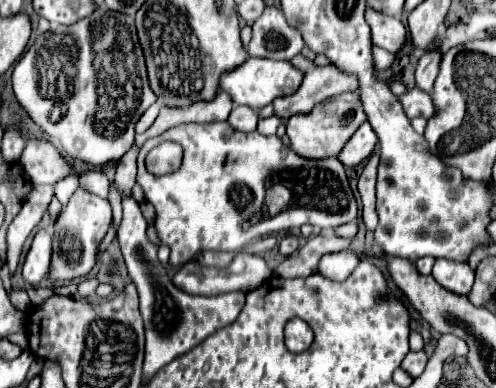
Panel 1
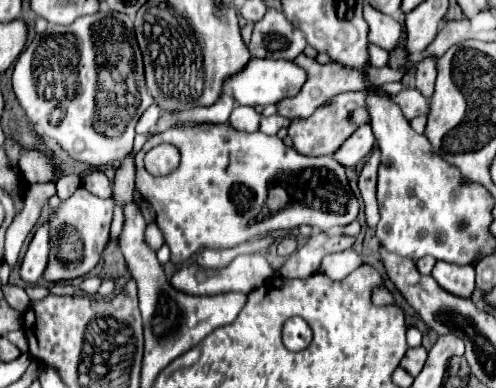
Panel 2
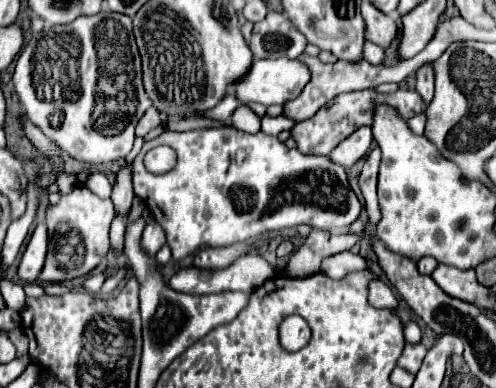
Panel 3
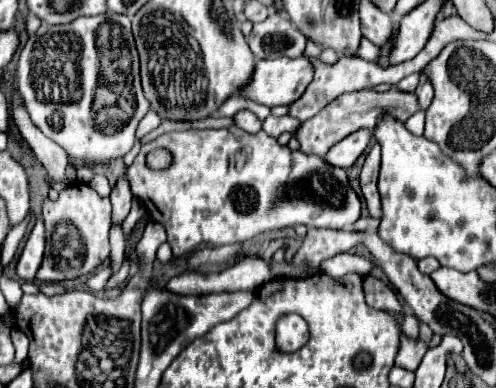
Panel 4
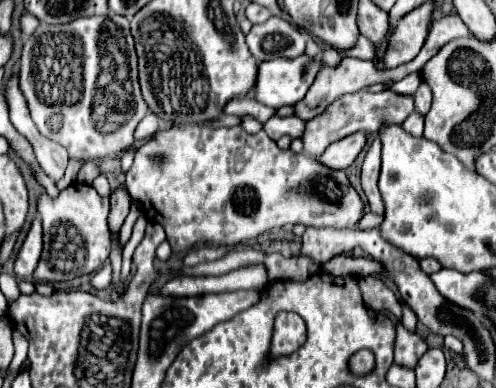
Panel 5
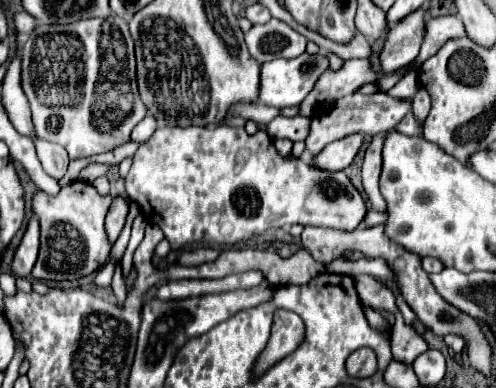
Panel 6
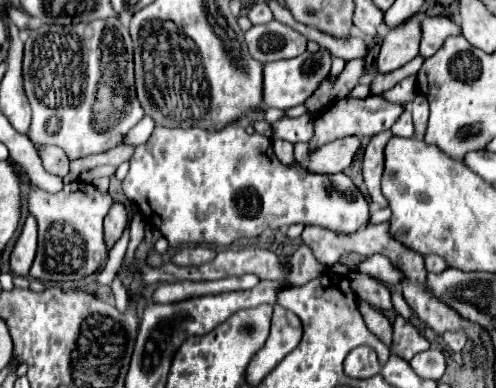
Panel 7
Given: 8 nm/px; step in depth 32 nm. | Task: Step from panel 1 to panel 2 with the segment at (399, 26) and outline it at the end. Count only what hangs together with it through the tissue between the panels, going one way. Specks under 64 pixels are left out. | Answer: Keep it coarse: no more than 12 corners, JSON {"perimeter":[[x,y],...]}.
{"perimeter":[[364,4],[368,40],[392,50],[404,34],[398,20]]}

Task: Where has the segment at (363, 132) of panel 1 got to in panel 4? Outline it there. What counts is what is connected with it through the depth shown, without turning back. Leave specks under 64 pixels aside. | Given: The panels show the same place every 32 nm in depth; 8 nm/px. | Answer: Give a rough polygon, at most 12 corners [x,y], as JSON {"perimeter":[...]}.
{"perimeter":[[368,130],[334,144],[324,162],[350,168],[366,150]]}

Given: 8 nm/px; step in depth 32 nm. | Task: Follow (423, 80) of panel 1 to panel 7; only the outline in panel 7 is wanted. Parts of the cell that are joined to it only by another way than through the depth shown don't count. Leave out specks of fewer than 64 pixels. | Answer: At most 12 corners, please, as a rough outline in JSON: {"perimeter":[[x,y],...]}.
{"perimeter":[[418,94],[410,104],[414,136],[424,138],[428,100]]}

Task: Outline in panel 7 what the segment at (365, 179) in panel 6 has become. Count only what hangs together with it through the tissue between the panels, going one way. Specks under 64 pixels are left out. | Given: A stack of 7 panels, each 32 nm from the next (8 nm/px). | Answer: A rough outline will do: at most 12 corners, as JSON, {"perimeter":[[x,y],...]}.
{"perimeter":[[392,132],[372,136],[364,150],[364,182],[372,202],[388,206],[380,190],[384,148]]}

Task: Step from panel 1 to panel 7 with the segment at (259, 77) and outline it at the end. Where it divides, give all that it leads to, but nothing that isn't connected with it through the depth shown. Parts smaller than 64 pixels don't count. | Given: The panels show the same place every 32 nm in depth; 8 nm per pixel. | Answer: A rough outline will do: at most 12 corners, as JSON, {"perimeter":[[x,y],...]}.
{"perimeter":[[304,52],[264,64],[264,102],[304,104],[328,78],[332,54]]}

